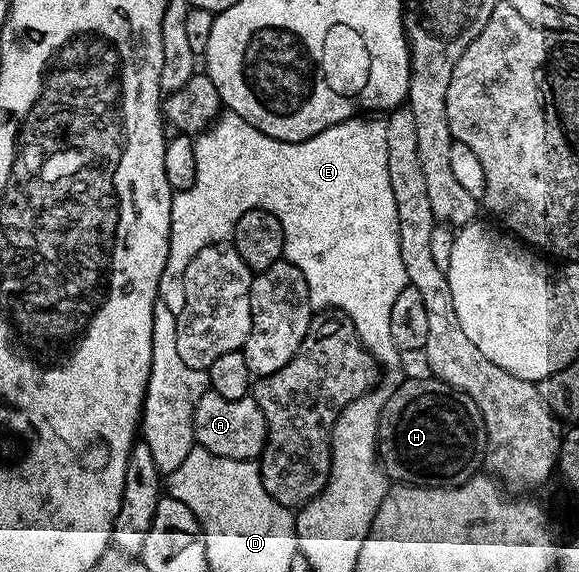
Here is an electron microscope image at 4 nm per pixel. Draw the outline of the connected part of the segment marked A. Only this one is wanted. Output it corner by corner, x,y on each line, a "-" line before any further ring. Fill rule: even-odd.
208,389
201,401
197,401
193,425
196,444
204,447
209,453
217,453
217,457
255,461
263,454
263,446
267,440
265,413
261,413
254,397
225,401
221,393

